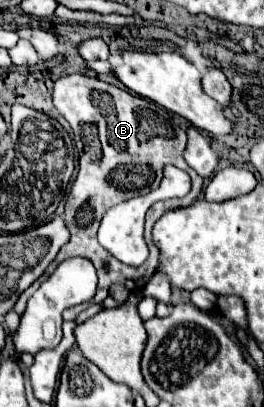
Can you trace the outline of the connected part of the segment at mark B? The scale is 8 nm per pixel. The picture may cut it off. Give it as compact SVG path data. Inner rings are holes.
M88 75L60 77L52 87L52 101L54 101L54 107L60 111L60 115L70 123L70 127L74 131L74 145L78 149L80 159L78 159L78 175L76 175L72 191L66 199L66 211L64 211L64 221L70 231L70 241L60 249L58 257L50 263L50 267L42 275L42 281L48 279L52 275L52 271L56 269L56 265L68 257L90 259L96 268L98 279L100 279L94 299L88 301L87 304L82 303L63 312L63 320L70 321L89 305L102 303L106 299L108 287L112 283L124 285L126 289L130 289L130 293L142 293L146 287L146 281L154 275L154 271L158 267L160 251L152 241L152 227L146 227L146 243L150 247L150 257L136 269L136 267L128 267L128 265L122 265L120 261L116 261L98 243L96 231L98 231L102 215L110 207L158 187L158 183L162 179L162 169L166 165L176 165L176 167L184 169L192 177L192 189L182 199L170 199L170 201L156 203L154 205L156 209L152 215L154 221L160 219L166 211L174 211L178 207L182 209L182 207L192 205L198 199L198 195L202 193L204 179L198 173L194 173L194 169L190 169L182 157L182 153L186 149L186 131L182 127L178 127L178 123L174 123L172 113L166 113L166 109L162 109L160 105L154 105L154 101L146 101L144 97L136 97L134 93L130 93L126 89L108 85L108 83L88 77ZM80 97L102 103L102 105L110 105L110 107L80 107ZM104 263L110 265L110 271L104 271L104 267L102 267Z

